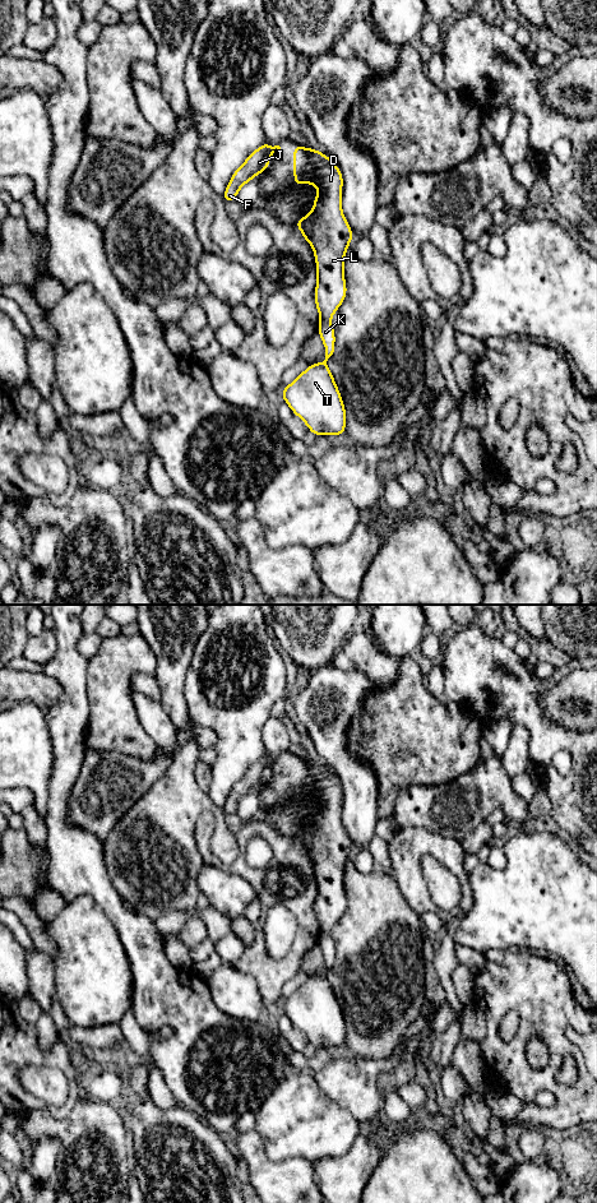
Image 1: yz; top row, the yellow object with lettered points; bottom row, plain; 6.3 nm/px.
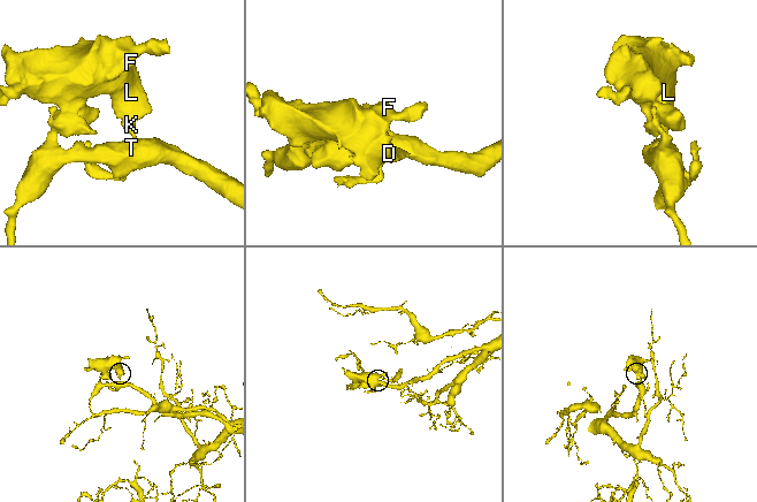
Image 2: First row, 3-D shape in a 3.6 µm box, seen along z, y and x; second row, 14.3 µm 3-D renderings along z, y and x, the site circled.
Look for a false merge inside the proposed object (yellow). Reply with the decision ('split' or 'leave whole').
split

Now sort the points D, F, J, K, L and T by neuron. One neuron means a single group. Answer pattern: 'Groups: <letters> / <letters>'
Groups: D F J L / K T

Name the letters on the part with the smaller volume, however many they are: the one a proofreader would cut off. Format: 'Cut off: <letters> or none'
Cut off: D, F, J, L

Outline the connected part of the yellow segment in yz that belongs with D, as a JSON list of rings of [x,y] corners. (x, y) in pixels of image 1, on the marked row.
[[[296,143],[293,145],[293,171],[293,184],[296,186],[313,184],[319,189],[311,212],[298,218],[293,225],[300,228],[305,241],[313,247],[318,277],[314,300],[320,320],[330,321],[347,296],[344,255],[353,237],[353,231],[342,212],[343,175],[325,153],[318,152],[315,147],[306,149]]]

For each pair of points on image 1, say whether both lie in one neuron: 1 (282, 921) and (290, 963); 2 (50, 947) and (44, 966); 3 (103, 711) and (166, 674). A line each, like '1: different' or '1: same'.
1: different
2: different
3: different

